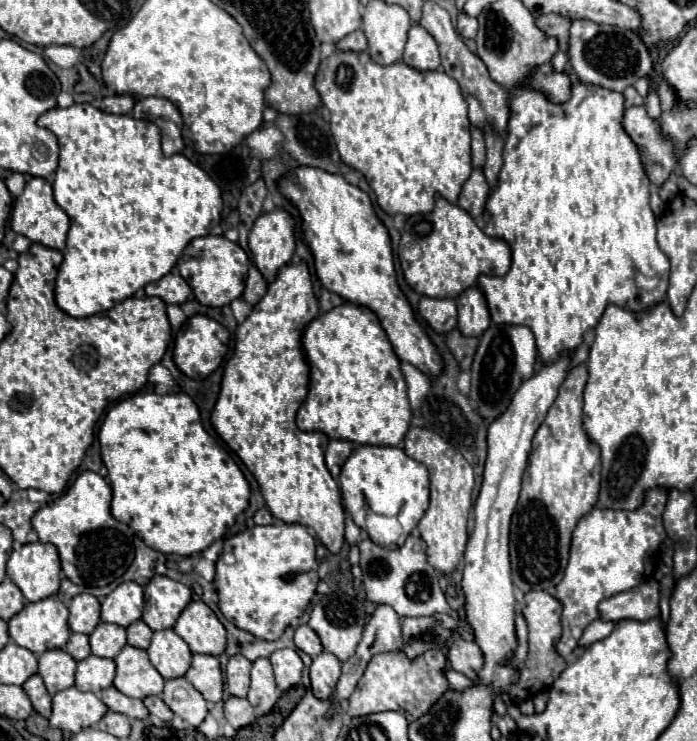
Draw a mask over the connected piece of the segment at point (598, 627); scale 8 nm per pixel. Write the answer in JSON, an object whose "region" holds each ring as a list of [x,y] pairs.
{"region":[[[593,620],[593,622],[585,628],[585,632],[583,632],[583,636],[581,636],[579,644],[583,644],[583,646],[591,646],[593,642],[607,638],[607,636],[613,632],[613,628],[615,628],[615,622],[607,622],[607,620]]]}

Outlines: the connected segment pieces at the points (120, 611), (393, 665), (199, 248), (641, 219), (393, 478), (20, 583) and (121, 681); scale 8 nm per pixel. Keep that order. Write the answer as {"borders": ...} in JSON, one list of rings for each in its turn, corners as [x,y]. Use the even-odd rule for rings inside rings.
{"borders":[[[[137,582],[119,584],[101,604],[101,620],[129,626],[143,614],[143,588]]],[[[431,648],[415,660],[409,660],[401,650],[377,654],[367,664],[363,678],[359,680],[351,698],[347,700],[347,714],[369,716],[375,712],[395,710],[395,712],[405,712],[407,716],[417,720],[437,702],[443,690],[449,688],[449,682],[445,678],[445,668],[447,668],[447,658],[439,648]]],[[[201,236],[187,244],[187,248],[183,250],[177,262],[177,268],[179,268],[179,274],[193,288],[195,298],[203,306],[217,308],[217,306],[231,304],[235,298],[241,298],[245,288],[249,258],[237,242],[231,242],[225,236]]],[[[581,82],[573,84],[571,98],[565,104],[551,104],[541,92],[517,88],[511,92],[511,118],[509,118],[509,128],[507,128],[507,138],[505,138],[505,148],[503,148],[503,168],[499,172],[499,184],[497,188],[489,194],[485,212],[483,212],[483,232],[493,238],[501,238],[509,244],[511,248],[511,268],[505,276],[479,276],[479,290],[485,294],[491,320],[495,324],[511,324],[511,326],[527,326],[535,334],[535,344],[537,344],[537,358],[541,364],[553,364],[555,360],[561,358],[563,352],[575,352],[583,340],[585,332],[595,328],[603,310],[609,304],[617,304],[621,308],[641,312],[647,310],[655,304],[661,304],[667,296],[667,286],[669,286],[669,260],[667,256],[659,250],[657,240],[655,240],[655,216],[649,208],[649,178],[643,172],[639,150],[633,144],[633,140],[627,136],[627,132],[621,126],[623,118],[623,94],[603,90],[599,86],[585,86]],[[637,260],[643,260],[643,274],[645,276],[657,276],[659,286],[651,292],[637,288],[635,284],[635,268]]],[[[369,444],[355,446],[355,450],[351,452],[351,456],[347,458],[347,462],[341,468],[339,484],[341,484],[341,494],[343,494],[345,510],[351,514],[353,522],[359,528],[364,528],[361,530],[364,530],[366,533],[367,514],[369,512],[385,514],[385,516],[397,516],[397,520],[401,522],[401,530],[403,532],[401,532],[399,540],[395,544],[383,546],[385,548],[401,547],[410,534],[409,532],[421,520],[419,514],[425,514],[425,510],[429,506],[427,468],[421,462],[415,462],[413,458],[409,458],[399,446],[369,446]],[[411,484],[413,484],[413,490],[411,490]],[[369,506],[371,506],[371,510],[369,510]]],[[[23,544],[11,552],[7,576],[23,592],[25,600],[39,602],[57,594],[61,582],[59,554],[53,544]]],[[[125,646],[117,658],[117,674],[113,686],[131,698],[145,698],[163,692],[163,676],[153,668],[145,650]]]]}

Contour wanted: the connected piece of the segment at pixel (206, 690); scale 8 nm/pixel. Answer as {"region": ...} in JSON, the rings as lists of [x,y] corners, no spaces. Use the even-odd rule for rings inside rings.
{"region":[[[193,654],[193,662],[185,678],[203,694],[207,702],[219,702],[223,698],[223,676],[215,656]]]}

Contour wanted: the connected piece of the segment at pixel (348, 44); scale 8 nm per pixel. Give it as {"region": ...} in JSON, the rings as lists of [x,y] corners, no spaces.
{"region":[[[355,30],[351,32],[347,38],[339,40],[335,44],[337,50],[343,50],[343,52],[365,52],[367,50],[367,38],[361,30]]]}

